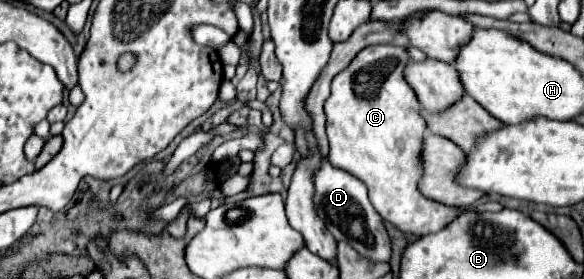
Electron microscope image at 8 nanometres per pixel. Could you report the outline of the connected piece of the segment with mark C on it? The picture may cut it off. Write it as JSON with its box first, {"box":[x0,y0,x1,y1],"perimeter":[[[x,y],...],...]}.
{"box":[325,44,503,236],"perimeter":[[[375,44],[361,50],[355,60],[333,78],[331,96],[325,102],[327,108],[327,138],[329,138],[329,156],[327,160],[335,168],[343,168],[361,182],[367,184],[369,200],[373,208],[381,214],[383,220],[391,222],[399,232],[411,236],[425,236],[443,230],[463,212],[499,212],[503,206],[499,202],[475,204],[469,208],[455,208],[435,202],[421,194],[419,180],[423,178],[423,142],[427,134],[427,120],[421,116],[421,104],[415,90],[403,76],[403,68],[409,64],[409,50],[403,44]]]}

